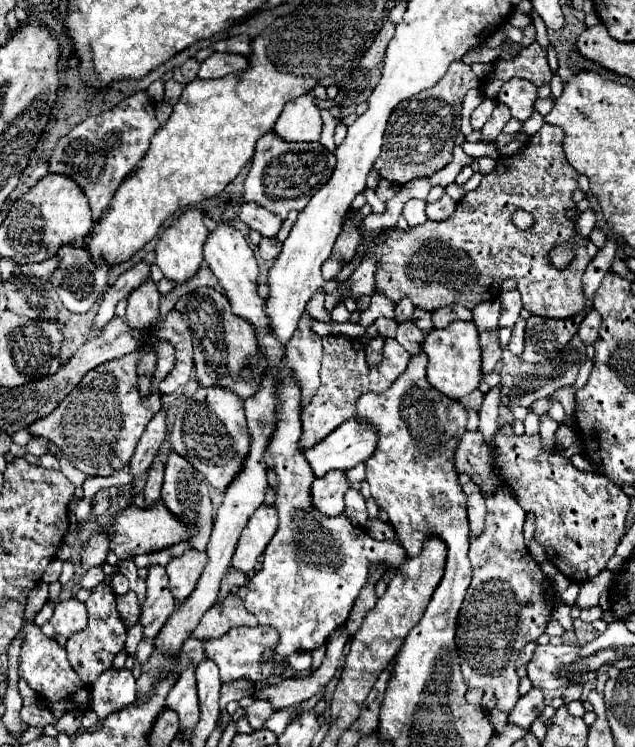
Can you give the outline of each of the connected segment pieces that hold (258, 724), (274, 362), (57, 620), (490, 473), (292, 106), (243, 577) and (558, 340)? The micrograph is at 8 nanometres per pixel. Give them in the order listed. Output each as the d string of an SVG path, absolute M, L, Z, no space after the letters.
M257 700L257 702L253 702L249 708L247 708L247 720L249 720L249 724L255 728L255 730L261 730L263 728L263 724L271 718L271 714L273 714L273 706L271 706L271 702L269 700Z
M219 222L217 228L213 232L209 232L207 236L207 242L203 246L203 256L205 256L205 262L207 266L213 270L213 274L219 278L219 284L223 288L223 294L227 294L229 302L231 302L231 310L241 316L241 318L247 318L253 326L255 326L255 334L257 334L257 340L259 340L259 346L265 350L267 358L269 358L269 370L271 372L277 372L283 360L283 346L275 340L275 336L269 334L267 330L267 316L265 316L265 300L257 294L257 260L253 256L253 250L249 248L247 240L245 240L245 234L237 228L233 228L231 224L227 222Z
M77 598L63 600L63 602L59 602L55 606L53 618L49 622L57 630L57 634L69 638L71 634L81 632L87 626L87 610L85 610L85 604L79 602Z
M477 430L465 432L455 452L455 468L457 472L471 474L473 482L479 484L485 498L495 490L497 482L495 466L491 462L491 448L483 442L481 434Z
M299 96L285 106L273 132L287 142L317 142L321 134L321 116L311 96Z
M229 568L229 572L223 576L223 582L221 582L221 592L219 592L219 598L225 598L231 590L231 586L247 586L249 584L249 578L247 574L239 572L239 570L233 570Z
M587 310L567 320L529 316L525 328L525 350L521 354L521 360L537 364L555 358L565 348L565 344L577 334L585 314Z

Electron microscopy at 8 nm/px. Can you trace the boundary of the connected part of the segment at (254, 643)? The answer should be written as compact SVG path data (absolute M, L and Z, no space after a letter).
M255 626L255 628L231 628L227 634L223 634L217 640L205 640L205 654L211 658L219 670L221 670L221 680L231 682L237 678L247 678L251 682L265 680L269 674L283 674L283 676L293 676L293 670L285 664L275 666L273 660L259 664L261 654L265 648L275 648L277 644L277 632L269 626Z

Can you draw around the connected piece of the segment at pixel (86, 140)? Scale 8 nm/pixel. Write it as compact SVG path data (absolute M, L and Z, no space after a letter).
M135 92L133 96L125 98L119 106L101 112L99 116L89 116L87 120L77 124L69 134L65 134L57 142L49 158L49 172L73 178L79 184L79 188L89 200L93 222L97 224L103 210L115 196L119 184L135 170L135 166L147 152L151 138L157 130L159 122L155 120L153 102L149 100L147 92Z

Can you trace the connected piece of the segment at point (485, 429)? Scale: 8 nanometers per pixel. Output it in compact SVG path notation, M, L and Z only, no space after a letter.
M497 384L495 388L491 388L485 394L483 406L479 410L479 432L483 434L483 438L491 438L491 434L495 434L497 428L497 414L499 414L499 404L501 404L501 384Z

